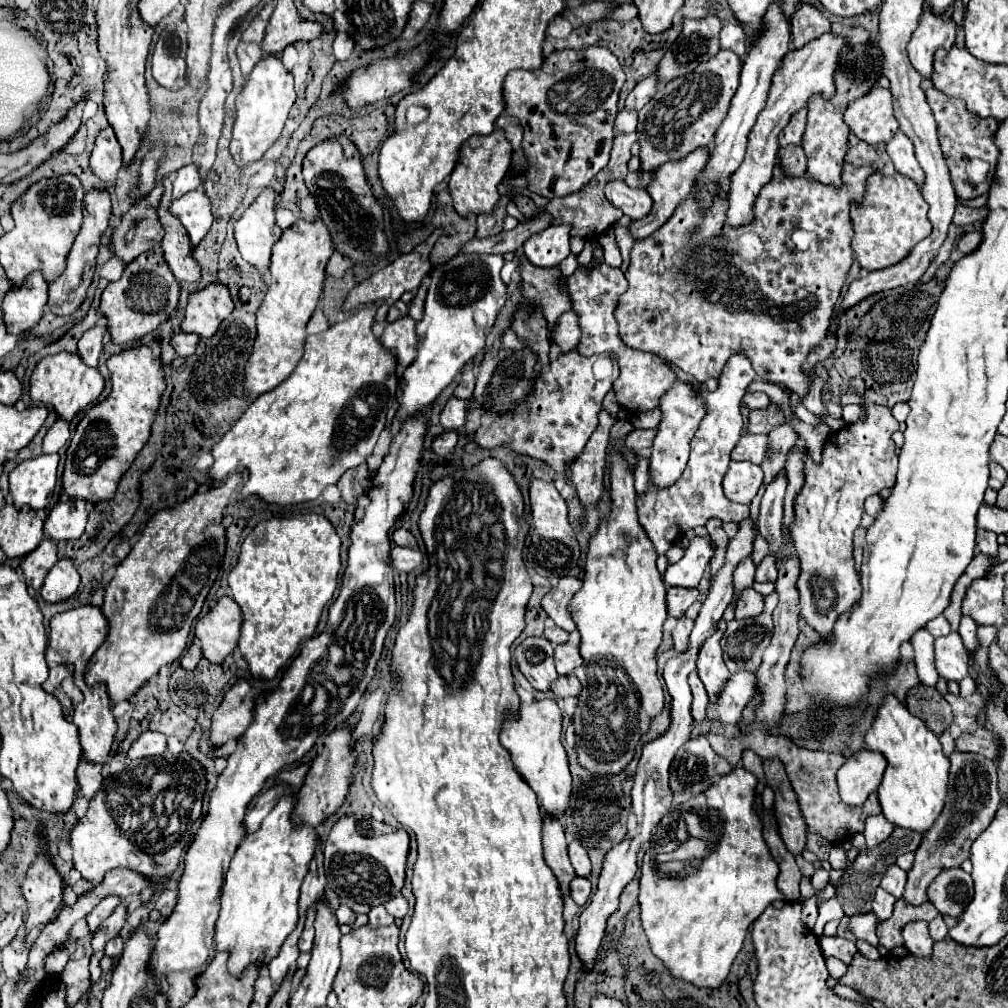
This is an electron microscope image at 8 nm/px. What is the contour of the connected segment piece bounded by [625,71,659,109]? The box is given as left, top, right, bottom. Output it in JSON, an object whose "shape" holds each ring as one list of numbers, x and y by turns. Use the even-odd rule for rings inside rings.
{"shape":[[653,71,649,77,645,77,645,79,641,79,635,87,633,87,633,91,629,93,629,97,627,97,627,103,625,103,625,107,627,109,641,109,645,103,649,103,649,99,655,95,655,91,657,91,657,73]]}

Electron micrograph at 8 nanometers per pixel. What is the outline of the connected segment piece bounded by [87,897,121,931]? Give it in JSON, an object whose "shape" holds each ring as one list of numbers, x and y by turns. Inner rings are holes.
{"shape":[[107,897,107,899,103,899,89,915,87,915,87,923,89,923,89,929,91,931,95,931,113,911,115,911,115,907,121,903,121,899,119,897]]}

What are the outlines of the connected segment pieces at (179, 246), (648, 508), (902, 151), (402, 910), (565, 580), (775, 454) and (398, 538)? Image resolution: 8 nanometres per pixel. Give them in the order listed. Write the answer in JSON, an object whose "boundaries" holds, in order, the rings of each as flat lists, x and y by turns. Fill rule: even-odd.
{"boundaries":[[[169,177,161,179,161,185,165,187,163,197,159,201,157,207,157,215,159,221,165,229,165,237,161,241,161,249,163,249,163,257,169,265,169,269,173,271,173,275,179,281,197,281,199,275,199,263,193,259,193,247,189,243,189,235,183,229,183,225,169,213,169,205,171,205,171,181]],[[733,355,727,363,725,369,719,377,719,389,715,393,707,395,707,407,709,413,699,425,699,431,695,439,691,441,691,457,687,463,687,469,683,475,673,483,671,487,659,489,653,479,649,479,647,489,643,495,637,497,637,513,639,513,639,523,647,531,649,539,653,541,657,555,665,555,667,549,677,541,679,533,685,535,687,529,695,529,699,525,705,525,707,519,719,517,721,521,743,521,747,519,749,505,739,505,731,503,723,495,723,475,727,473,729,461,731,461,731,451,735,443,741,437,743,421,741,421,741,399,745,395,747,385,755,379,755,371,751,367,751,361,745,355]],[[897,131,897,135,887,143,887,155,891,157,897,173,913,179,917,183,917,187,923,187,923,183,925,183,923,169,919,167,915,155,913,155,911,141,901,131]],[[399,895,399,897,391,899,391,901,387,901,387,903,385,903,385,909,387,909,395,919,403,919,403,917,407,915,407,901,405,901,403,895]],[[561,577,553,587,551,591,543,597,541,605,545,609,545,613,565,631,577,631,575,627,575,621,569,613,569,603,573,599,573,595,579,591,581,587,581,579,577,577]],[[787,423,775,427,769,433,769,453,761,465,761,469,765,471,765,485,771,483,775,475,785,467,787,451,795,445,795,439,797,439,797,433]],[[399,527,399,529,395,529,395,533,393,533,393,541,395,541,395,545,399,545,399,547,415,547,417,545,417,541,415,541,415,537,407,531,407,529,403,529,403,527]]]}

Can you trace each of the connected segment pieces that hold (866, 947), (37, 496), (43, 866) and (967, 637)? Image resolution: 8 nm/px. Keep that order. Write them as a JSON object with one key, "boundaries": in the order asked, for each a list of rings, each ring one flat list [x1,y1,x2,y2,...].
{"boundaries":[[[857,940,856,941,856,947,857,947,857,950,863,956,867,957,868,959,877,960,881,957,877,948,869,945,869,943,867,943,865,941]],[[39,455,19,463,9,473,9,491,17,511,31,507,33,511,45,509,51,491,55,489,59,455]],[[43,859,33,861,21,889,29,903,29,915,25,921,27,931,49,923,55,917,55,913,63,907,61,877,55,871,55,867]],[[961,615,959,635,961,635,961,639,963,639,963,643,965,643,967,649,975,651,975,649,981,647,979,639,977,639,977,625,975,625,975,621,973,621,969,615]]]}

